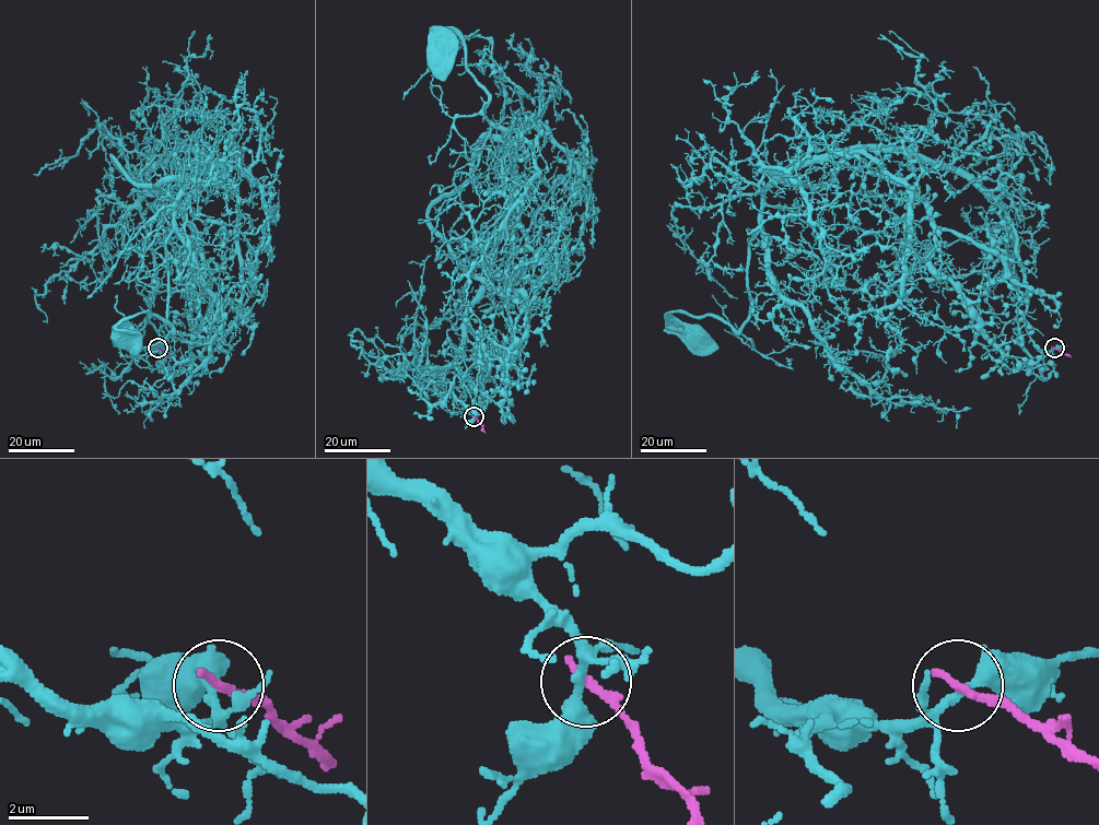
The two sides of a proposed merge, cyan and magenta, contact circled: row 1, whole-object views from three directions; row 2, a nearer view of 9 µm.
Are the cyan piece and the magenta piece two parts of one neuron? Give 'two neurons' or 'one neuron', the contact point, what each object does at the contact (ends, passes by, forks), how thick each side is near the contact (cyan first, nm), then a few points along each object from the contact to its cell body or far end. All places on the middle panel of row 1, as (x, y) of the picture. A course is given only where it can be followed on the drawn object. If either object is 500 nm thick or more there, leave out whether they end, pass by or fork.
two neurons; place (474, 416); cyan forks; magenta ends; calibres 240 and 240 nm; course cyan (472, 416), (453, 391), (470, 387), (457, 349), (510, 203), (511, 142), (455, 33), (444, 60); course magenta (474, 416), (484, 433)

